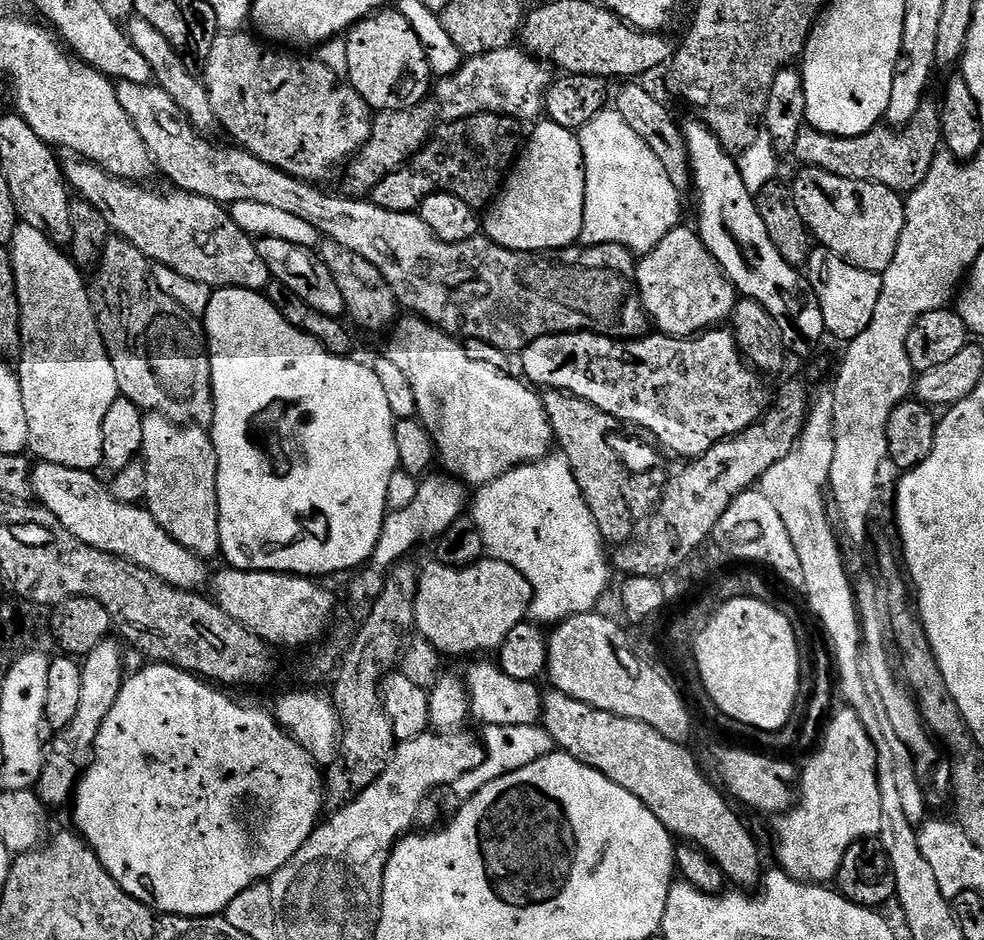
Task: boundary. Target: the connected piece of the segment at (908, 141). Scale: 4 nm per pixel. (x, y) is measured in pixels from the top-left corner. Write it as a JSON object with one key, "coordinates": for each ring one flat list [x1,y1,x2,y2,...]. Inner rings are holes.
{"coordinates":[[926,102,914,114,914,118,909,124,903,125,899,130,892,126,877,126,871,128,865,136,831,136,825,132,815,130,805,130,800,133,796,143,795,159,801,161,801,165,809,168,821,168,830,174,838,174,842,178,854,178,855,180,869,180,875,184,881,184,887,188,892,188,901,194,914,191,928,174,936,157,936,153,942,148,942,133,940,130,940,108]]}

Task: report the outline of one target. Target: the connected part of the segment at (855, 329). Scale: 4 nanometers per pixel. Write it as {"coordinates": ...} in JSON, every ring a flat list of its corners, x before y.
{"coordinates":[[816,250,807,262,806,275,818,298,818,306,822,306,824,331,829,337,837,336,843,342,851,342,862,334,862,330,866,330,866,326,870,326,870,318,874,318,874,309,878,306,884,285,881,273,858,270,858,266,850,266,850,262,832,252]]}

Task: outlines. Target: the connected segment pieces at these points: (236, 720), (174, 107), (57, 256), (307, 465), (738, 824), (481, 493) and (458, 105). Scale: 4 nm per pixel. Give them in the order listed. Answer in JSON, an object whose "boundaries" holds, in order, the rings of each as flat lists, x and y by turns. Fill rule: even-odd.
{"boundaries":[[[159,662,145,663,139,671,133,671,127,677,118,694,118,702,114,706,96,739,96,750,80,783,74,793,74,805,72,816,76,819,75,831,83,836,84,841,98,854,102,866,138,902,142,902,148,908,155,908,157,912,163,912,170,916,218,916,225,912,242,894,244,890,250,890,250,886,261,882,271,881,272,875,310,838,317,824,321,823,320,811,325,811,324,802,324,776,321,769,310,758,306,750,292,736,288,735,276,722,276,717,271,711,264,708,247,708,236,700,227,696,227,691,213,686,209,681,190,672,184,672,173,664]],[[121,80,116,84,116,93,118,94,118,102,122,102,122,110,126,110,126,114,130,114,130,122,134,122,134,130,138,130,138,134,142,134,142,142,146,142,146,150,150,150,153,165,158,169,159,175,161,172,172,183,169,185,173,189,189,192,202,198,210,198,216,201,217,204,225,206,231,206,238,202,262,202,265,206,274,206,278,210,295,214,297,218,302,218,306,222,310,222,310,226,319,228,327,239,338,242,350,250,354,250,354,254,362,254,362,258,366,258,366,262,374,262,374,266,378,266,378,270,382,270,386,282,390,282,397,301,403,307,405,304,409,308,407,310,409,313,427,320,429,324,439,328,441,332,448,333,453,338,485,340,486,342,490,342,490,346,498,346,498,350,509,354,519,354,524,351,526,346,530,346,530,342,534,342,538,338,549,336,555,332,596,332,600,336,610,336,613,338,639,338,649,331,650,321,648,313,644,311,644,306,640,303,634,283,637,261,634,259,634,253,629,248,623,248,621,244,594,244,584,247,573,246,571,248,558,248,555,252,519,252,518,250,510,250,506,246,498,246,493,240,488,239,483,234,470,238,466,242,451,244,445,240,439,240,434,234,434,230,430,230,430,226,426,226,426,222,422,222,422,218,416,212,382,210,382,206,371,203,364,198,353,198,343,194,331,196,330,193,323,192,320,186,317,186,315,183,294,178,290,174,286,174,282,170,278,170,274,166,270,166,266,162,254,158,249,152,245,152,239,146,231,146,232,148,212,148,211,142,204,137,207,135,201,134,188,121,188,115,180,109,178,102,174,102,174,98,170,98,170,94,166,94,166,90,156,87,155,83,139,84,138,82]],[[21,223,12,235,12,265,20,299,18,375,30,425,28,447,37,461,95,473,104,457,102,422,106,422,110,406,121,399,118,374,114,374,96,312,92,309,89,285,80,277,83,276,81,269,73,264,71,255,64,253,63,256,60,252,63,251,48,240,46,234,29,224]],[[217,288,210,298,210,306,206,306,206,314,202,317,204,331,208,334,208,350,212,357,212,396,215,398,215,414,212,416,210,425,211,438,217,450,218,472,217,472,217,498,218,510,220,511,220,551,226,561,227,567,237,568,243,572,290,572,293,576,307,576,309,578,324,578,320,576,332,576,335,572,348,572,351,568,359,569,367,565,371,560,374,550,378,546,378,538,382,534,384,518,388,515,390,509,388,506,388,491,390,490,390,478,400,468,400,459,398,458,398,446,394,438,396,429,396,417,390,410,390,401,386,399,386,393,382,390,382,385,378,382,378,374,375,367,359,364,348,356,335,356,330,354,317,340,295,328,284,317,267,298,267,295,251,292,245,288]],[[555,690,543,693,542,727,558,745,559,751,589,764,610,778,610,782,622,786,622,790,630,790,630,794,634,794,634,798,638,798,638,802,642,802,642,806,646,806,646,810,650,810,673,837,702,849,724,871,729,885,752,890,761,883,760,848,751,830,740,821,729,797,715,783,708,784,685,745,675,744,670,738,658,734,654,726,618,718]],[[549,454,533,464,523,464,510,470,502,478,479,485,470,500,470,515,482,534,485,553,506,566,514,566,532,587,532,601,527,619,541,626,555,626,560,621,583,612,597,611,600,599,614,577,605,540,600,537,594,514,578,490,570,462,563,454]],[[520,46,465,59,464,65,454,75,443,77,435,85,434,100,436,96,436,104,440,107,439,119,451,122,479,112,493,112,499,116,513,116,518,122,539,121,550,83,547,71,549,69,541,61]]]}

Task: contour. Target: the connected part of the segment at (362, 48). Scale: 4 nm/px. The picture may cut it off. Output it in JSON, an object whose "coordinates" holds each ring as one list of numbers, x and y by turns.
{"coordinates":[[373,12,353,24,346,39,346,51,350,53,350,70,346,80,369,108,376,112,407,112,409,108,423,105,427,96,429,99,434,77,426,50,422,50,418,34,414,34,410,22,406,22,400,12]]}

